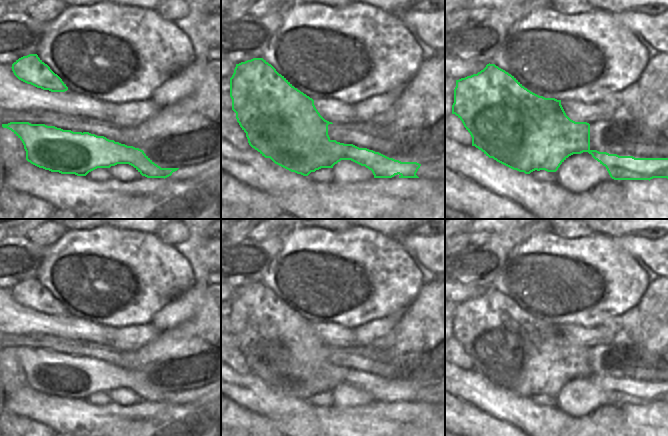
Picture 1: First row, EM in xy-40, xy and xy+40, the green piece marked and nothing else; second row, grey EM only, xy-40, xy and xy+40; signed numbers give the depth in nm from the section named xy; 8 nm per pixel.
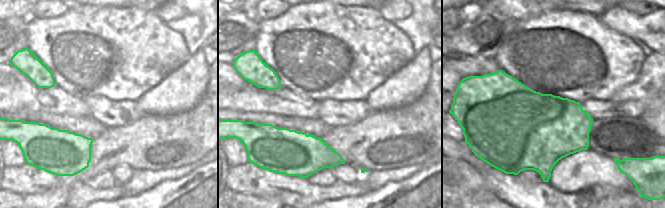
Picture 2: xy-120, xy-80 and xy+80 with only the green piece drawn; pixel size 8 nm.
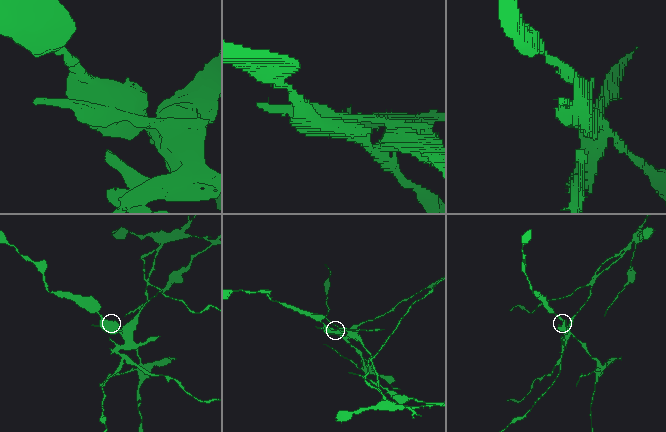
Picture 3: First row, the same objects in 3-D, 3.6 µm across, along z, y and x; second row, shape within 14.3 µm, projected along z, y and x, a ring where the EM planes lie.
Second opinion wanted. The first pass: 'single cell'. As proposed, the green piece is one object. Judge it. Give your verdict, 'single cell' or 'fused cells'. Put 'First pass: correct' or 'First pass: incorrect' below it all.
fused cells
First pass: incorrect

